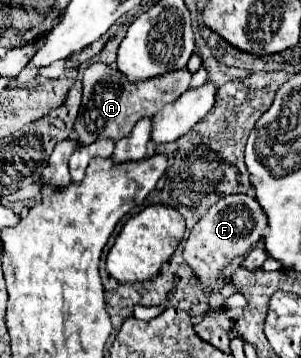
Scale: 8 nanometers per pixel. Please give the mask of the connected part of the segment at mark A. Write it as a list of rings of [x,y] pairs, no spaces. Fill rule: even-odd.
[[[91,64],[83,74],[83,102],[79,116],[75,120],[75,132],[79,146],[97,142],[99,138],[109,138],[113,142],[127,136],[141,118],[151,118],[165,104],[175,102],[189,86],[191,74],[187,70],[177,70],[177,74],[165,74],[161,78],[151,78],[137,86],[123,84],[121,72],[105,64]]]

